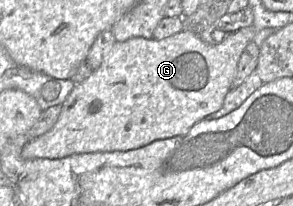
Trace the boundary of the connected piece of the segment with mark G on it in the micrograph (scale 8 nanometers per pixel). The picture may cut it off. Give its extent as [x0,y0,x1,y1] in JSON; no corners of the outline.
[21,26,257,159]

